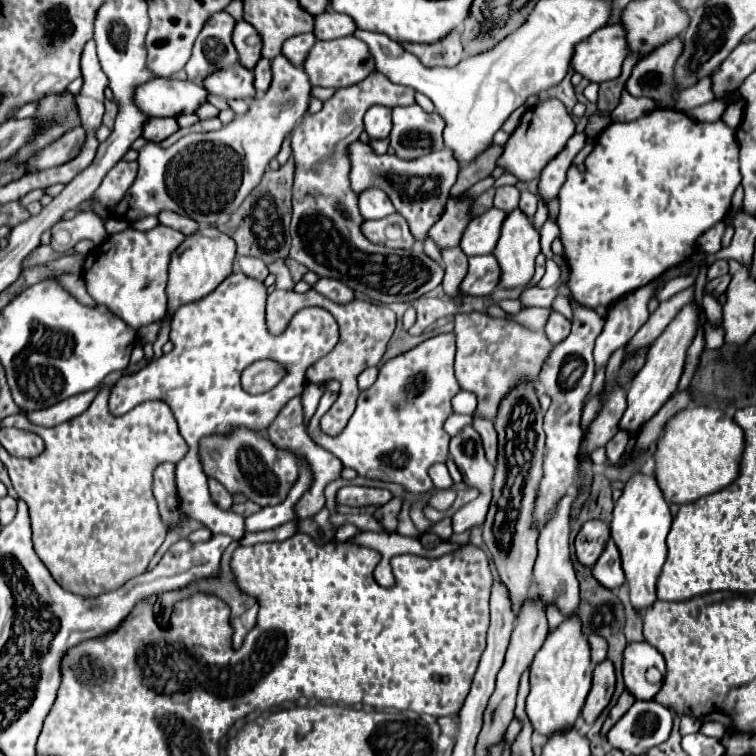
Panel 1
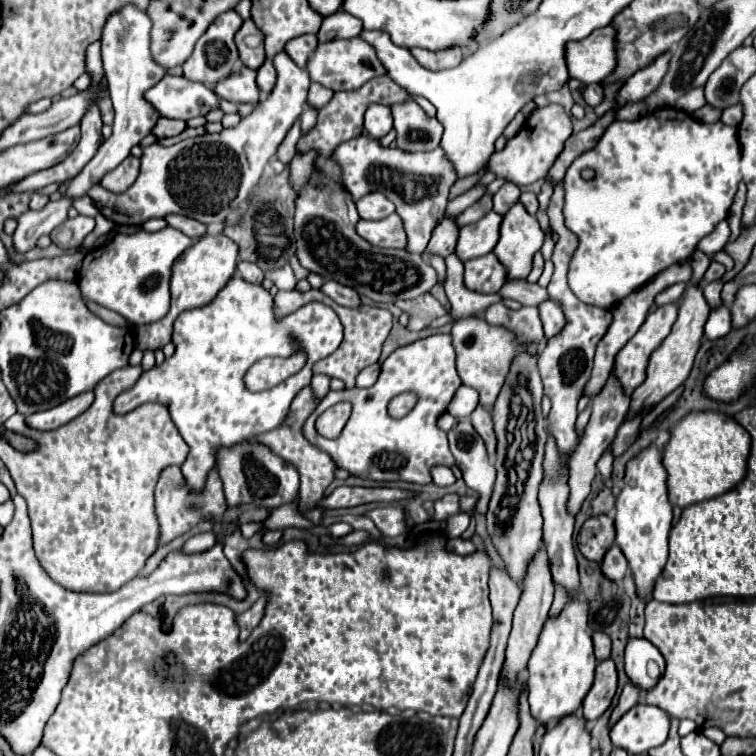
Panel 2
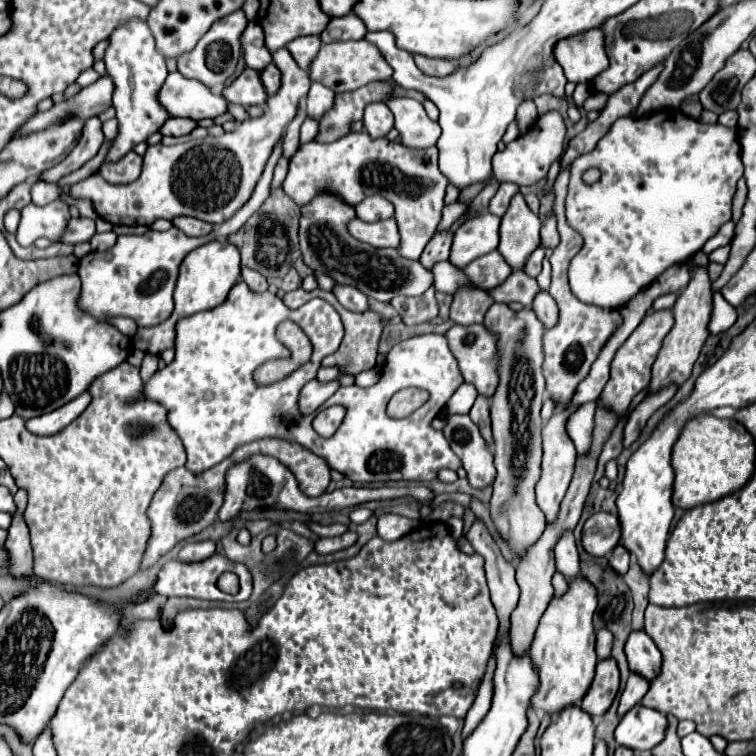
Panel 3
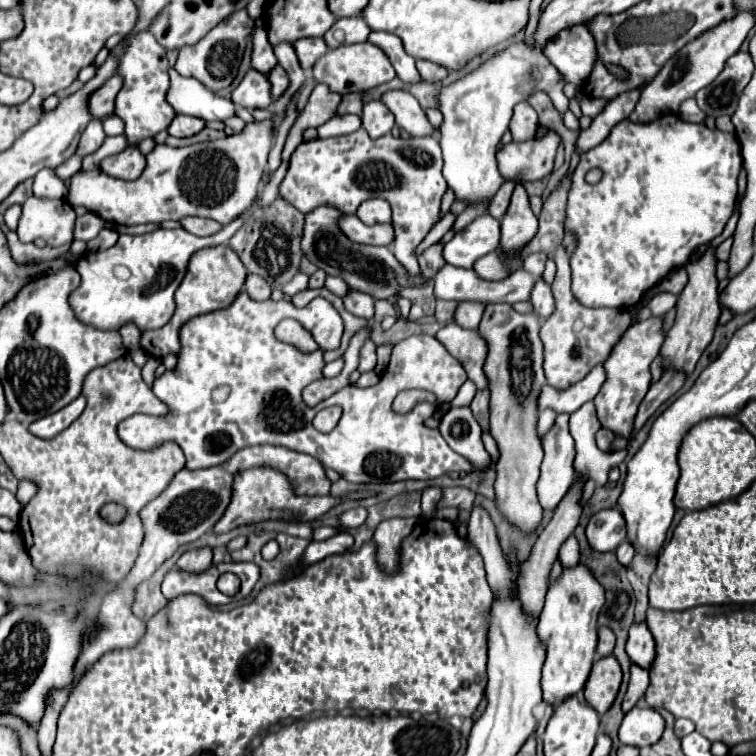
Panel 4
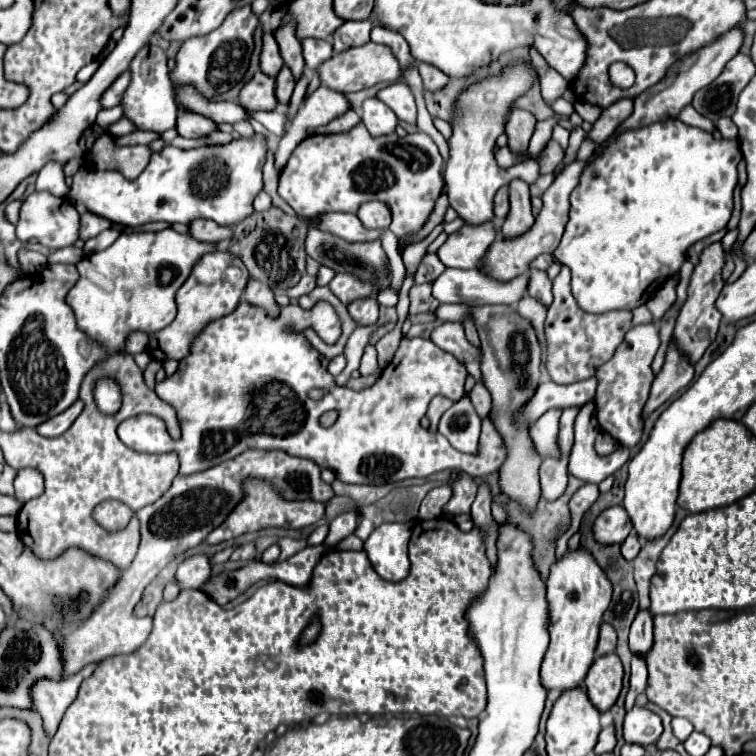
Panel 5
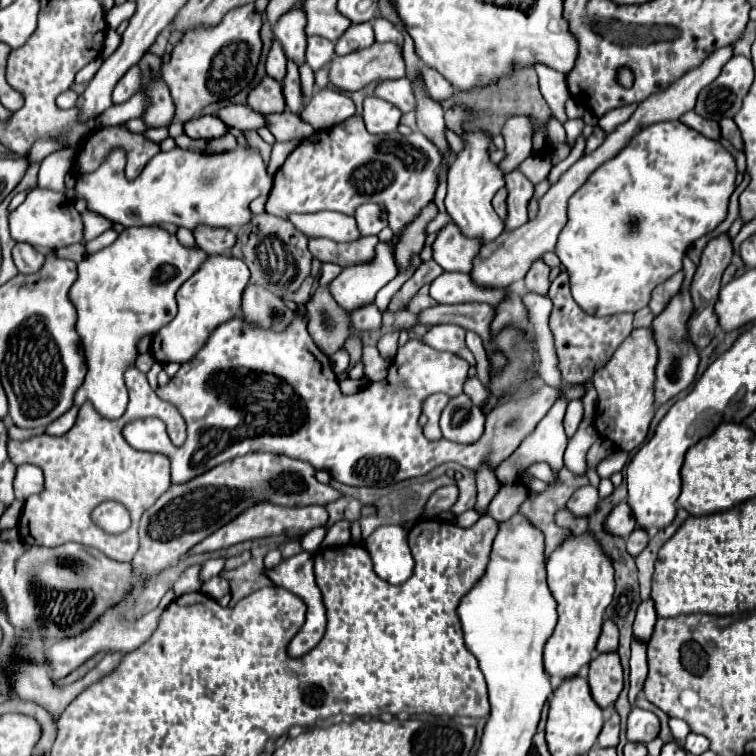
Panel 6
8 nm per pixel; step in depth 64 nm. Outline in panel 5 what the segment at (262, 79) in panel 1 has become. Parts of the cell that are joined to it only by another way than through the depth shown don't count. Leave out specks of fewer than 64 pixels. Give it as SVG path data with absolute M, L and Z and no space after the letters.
M284 66L276 76L276 100L286 106L292 96L292 90L294 90L294 78L292 78L292 72Z

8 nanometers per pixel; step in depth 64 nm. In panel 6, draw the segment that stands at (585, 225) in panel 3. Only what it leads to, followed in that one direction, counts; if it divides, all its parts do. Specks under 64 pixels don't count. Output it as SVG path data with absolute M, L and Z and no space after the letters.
M680 120L656 122L656 124L640 130L640 134L636 134L636 138L632 138L628 142L628 146L624 150L620 150L620 154L616 154L616 158L604 162L604 166L598 166L598 170L594 170L588 176L588 182L584 186L580 186L570 198L568 224L564 226L564 230L558 238L556 256L560 258L560 262L564 264L564 268L570 274L570 286L572 286L572 296L574 296L576 304L582 306L582 310L586 310L592 316L610 316L610 314L618 314L618 312L638 312L640 308L648 306L652 290L682 270L682 258L684 258L688 246L692 242L696 242L696 238L712 232L720 222L726 220L728 202L730 202L730 196L736 188L734 182L736 182L736 160L718 140L710 140L710 138L702 136L700 132L684 126Z

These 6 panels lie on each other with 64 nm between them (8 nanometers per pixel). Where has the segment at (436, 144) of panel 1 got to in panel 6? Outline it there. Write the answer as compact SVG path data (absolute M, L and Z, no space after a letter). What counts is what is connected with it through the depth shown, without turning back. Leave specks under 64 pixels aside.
M400 78L400 80L384 80L376 92L374 92L378 98L390 102L392 106L396 106L402 114L408 114L412 110L416 110L416 98L414 98L414 92L412 92L412 86L406 78Z

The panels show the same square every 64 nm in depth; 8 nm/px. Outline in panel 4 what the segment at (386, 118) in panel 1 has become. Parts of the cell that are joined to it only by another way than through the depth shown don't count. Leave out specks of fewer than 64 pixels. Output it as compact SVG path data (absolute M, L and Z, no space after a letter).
M370 100L364 104L362 112L362 126L372 138L380 138L388 134L394 126L394 114L384 106L380 100Z

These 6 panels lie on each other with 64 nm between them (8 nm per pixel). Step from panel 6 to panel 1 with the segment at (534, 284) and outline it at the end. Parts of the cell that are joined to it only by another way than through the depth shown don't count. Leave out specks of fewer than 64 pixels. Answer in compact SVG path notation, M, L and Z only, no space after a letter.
M558 312L550 314L544 332L546 332L546 336L548 336L548 340L550 340L552 344L562 342L562 340L568 336L568 330L570 330L570 322L568 322L562 314L558 314Z

